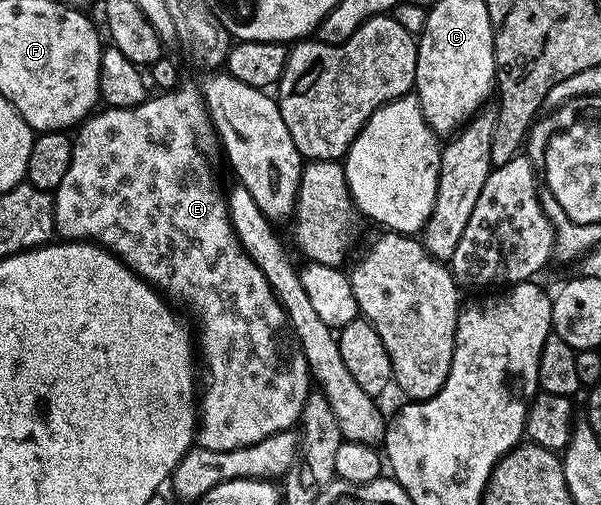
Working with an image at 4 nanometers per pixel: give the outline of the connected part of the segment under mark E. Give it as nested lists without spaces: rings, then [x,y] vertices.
[[[191,84],[164,91],[162,94],[152,95],[144,104],[136,108],[108,108],[96,111],[78,125],[77,133],[73,140],[73,162],[69,162],[69,170],[61,186],[54,190],[55,198],[55,230],[63,240],[85,240],[94,242],[107,248],[122,260],[132,272],[146,280],[152,288],[158,290],[168,301],[176,305],[188,304],[195,311],[199,319],[199,332],[197,328],[197,352],[201,357],[201,399],[197,404],[197,444],[200,448],[209,450],[233,450],[241,446],[253,446],[253,442],[261,442],[261,438],[269,438],[269,434],[277,434],[294,429],[299,422],[299,415],[303,412],[303,404],[313,388],[311,371],[307,368],[305,354],[299,347],[288,323],[287,311],[280,306],[265,274],[249,258],[249,254],[241,246],[237,234],[231,225],[231,211],[227,208],[227,197],[224,189],[219,189],[203,152],[199,149],[199,136],[209,132],[207,107],[203,101],[202,91]]]

